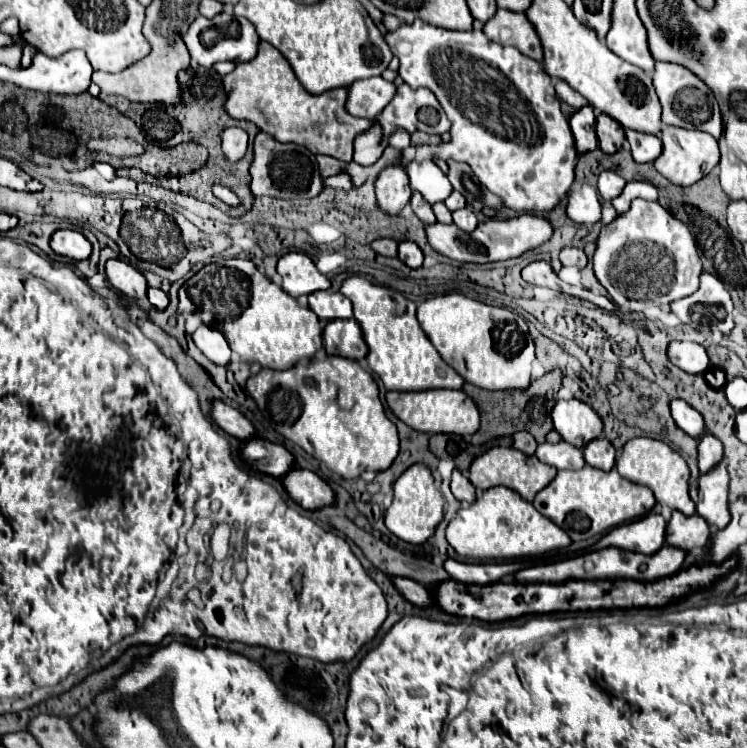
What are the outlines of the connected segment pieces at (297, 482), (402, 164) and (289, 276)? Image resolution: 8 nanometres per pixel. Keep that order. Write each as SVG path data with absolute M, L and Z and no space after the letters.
M293 469L283 477L283 485L291 499L307 511L329 507L335 503L333 489L315 473L307 469Z
M399 157L393 165L385 167L377 177L377 203L389 215L399 215L411 199L407 165L409 161L405 157Z
M287 253L279 259L277 271L283 277L283 289L291 297L311 295L321 289L329 289L331 283L317 271L313 261L305 253Z

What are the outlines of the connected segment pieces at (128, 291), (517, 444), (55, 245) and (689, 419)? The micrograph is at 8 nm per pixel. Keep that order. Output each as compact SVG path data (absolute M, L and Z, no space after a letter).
M109 259L105 265L107 271L107 279L109 283L119 289L123 295L131 297L131 299L145 299L147 297L147 279L129 263L121 261L121 259Z
M519 431L519 433L513 435L513 447L519 449L519 451L523 451L523 453L527 453L527 455L533 455L535 449L537 449L537 441L533 439L531 433Z
M73 229L55 231L51 237L51 249L69 259L87 259L91 255L91 243L87 237Z
M683 399L671 401L671 415L673 415L673 421L677 423L677 427L683 429L691 437L699 437L705 431L705 423L703 423L701 415L693 407L689 407L689 403L685 403Z

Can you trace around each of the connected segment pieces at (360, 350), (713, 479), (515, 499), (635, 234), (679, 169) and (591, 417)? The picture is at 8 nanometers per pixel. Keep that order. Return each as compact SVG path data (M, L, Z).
M337 319L327 323L323 329L323 341L327 355L339 355L353 361L365 359L369 351L361 327L355 319Z
M725 461L717 463L709 473L699 475L697 491L689 491L697 513L717 529L729 523L729 473Z
M491 487L475 503L459 509L447 527L447 541L461 557L481 561L531 557L553 549L563 549L571 543L569 535L561 527L553 525L531 503L521 499L517 491L507 487Z
M635 199L627 213L601 229L593 263L599 283L609 291L615 303L619 303L619 299L615 299L617 293L625 299L663 305L683 299L699 287L701 257L691 229L659 203L643 199Z
M663 127L663 153L655 161L655 169L669 181L681 187L689 187L709 175L709 171L719 163L719 145L717 141L701 131L689 131L689 129L679 129L679 127Z
M579 399L557 401L553 407L553 425L555 431L575 447L585 447L589 441L597 439L603 431L599 415Z

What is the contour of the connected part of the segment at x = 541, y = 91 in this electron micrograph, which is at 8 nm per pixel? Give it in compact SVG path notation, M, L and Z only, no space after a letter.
M421 19L401 23L395 31L387 31L383 39L401 61L399 75L403 81L413 89L431 89L451 121L451 143L421 145L415 149L415 161L433 157L445 161L451 157L469 163L479 183L497 195L507 209L517 213L551 211L567 195L573 183L577 153L569 121L559 109L553 79L543 73L541 63L521 55L515 47L493 43L481 31L449 31L421 23Z

